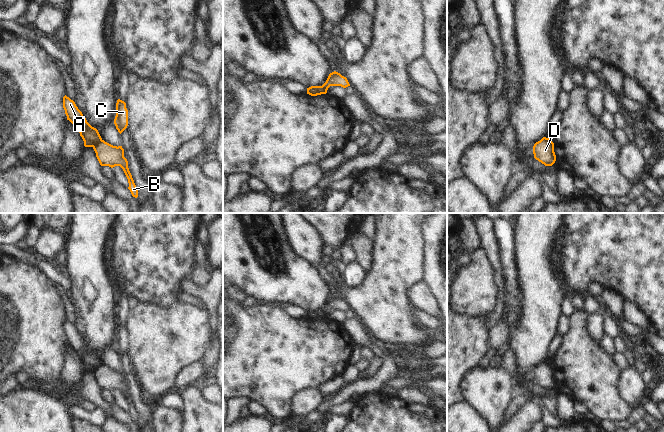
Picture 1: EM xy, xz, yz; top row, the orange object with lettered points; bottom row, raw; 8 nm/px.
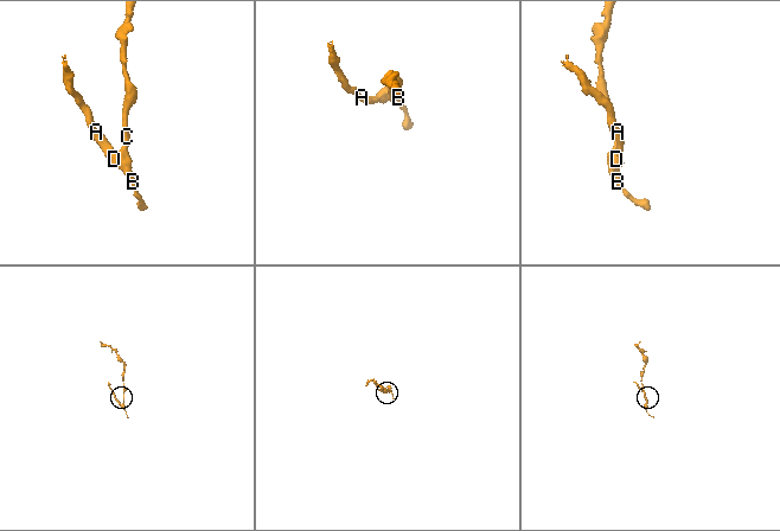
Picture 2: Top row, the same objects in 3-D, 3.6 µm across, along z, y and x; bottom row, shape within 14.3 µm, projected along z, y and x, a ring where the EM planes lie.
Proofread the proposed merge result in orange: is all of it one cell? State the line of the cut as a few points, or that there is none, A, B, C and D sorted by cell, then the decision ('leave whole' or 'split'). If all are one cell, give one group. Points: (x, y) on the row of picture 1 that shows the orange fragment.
cut in xy along (101, 139), (92, 146); A / B C D; split

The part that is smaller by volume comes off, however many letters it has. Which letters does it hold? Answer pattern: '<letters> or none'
A

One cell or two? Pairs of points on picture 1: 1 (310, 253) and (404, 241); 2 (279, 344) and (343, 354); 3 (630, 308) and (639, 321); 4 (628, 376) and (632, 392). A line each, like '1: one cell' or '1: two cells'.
1: two cells
2: one cell
3: one cell
4: one cell

